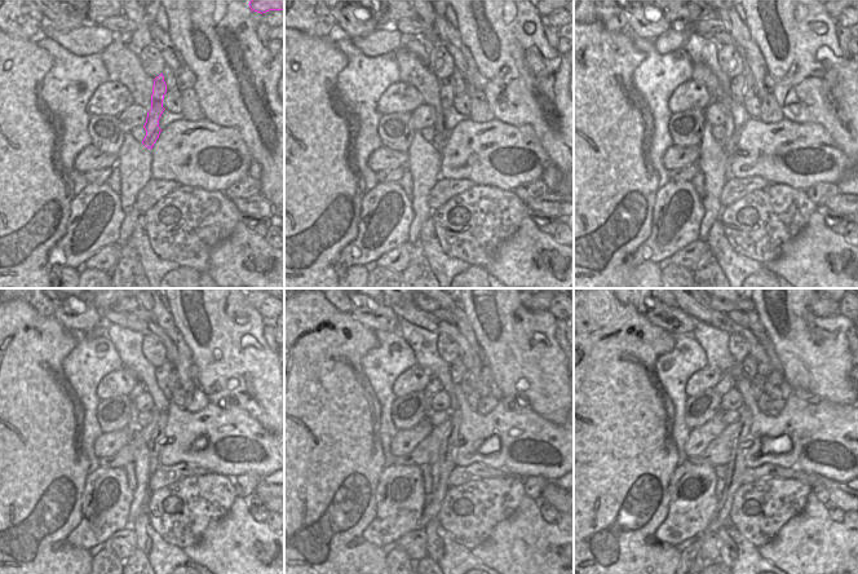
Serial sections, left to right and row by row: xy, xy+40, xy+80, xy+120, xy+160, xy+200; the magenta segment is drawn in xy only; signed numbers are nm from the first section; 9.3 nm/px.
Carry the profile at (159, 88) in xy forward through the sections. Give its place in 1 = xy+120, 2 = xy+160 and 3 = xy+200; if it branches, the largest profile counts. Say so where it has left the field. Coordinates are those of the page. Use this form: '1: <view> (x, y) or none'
1: xy+120 (162, 372)
2: xy+160 (456, 369)
3: xy+200 (748, 365)

